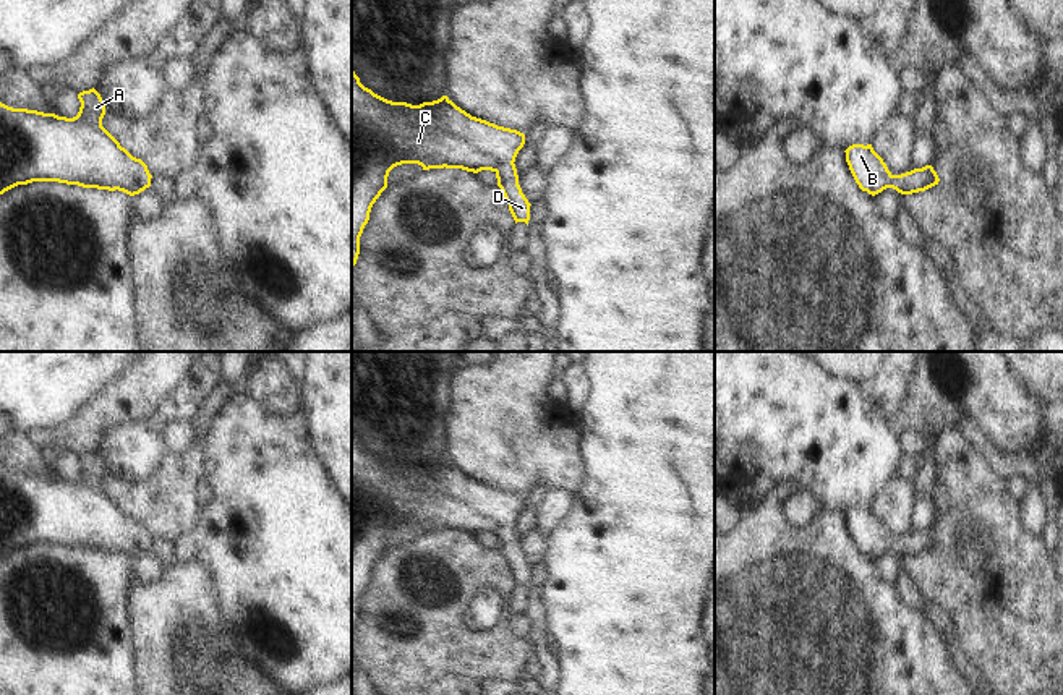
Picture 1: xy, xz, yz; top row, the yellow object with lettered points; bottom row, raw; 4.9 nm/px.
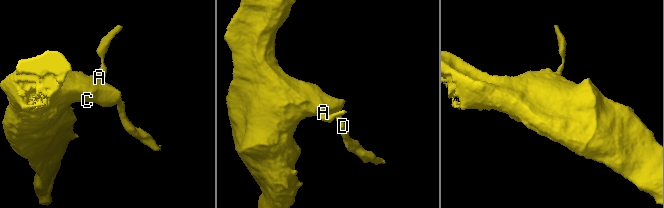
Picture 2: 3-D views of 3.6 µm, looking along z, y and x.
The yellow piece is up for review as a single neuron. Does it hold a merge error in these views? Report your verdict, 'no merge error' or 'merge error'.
no merge error

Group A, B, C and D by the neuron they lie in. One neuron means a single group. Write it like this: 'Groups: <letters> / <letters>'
Groups: A B C D

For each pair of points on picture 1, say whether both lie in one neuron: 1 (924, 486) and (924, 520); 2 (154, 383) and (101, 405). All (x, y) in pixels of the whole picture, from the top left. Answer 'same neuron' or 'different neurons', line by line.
1: same neuron
2: same neuron

